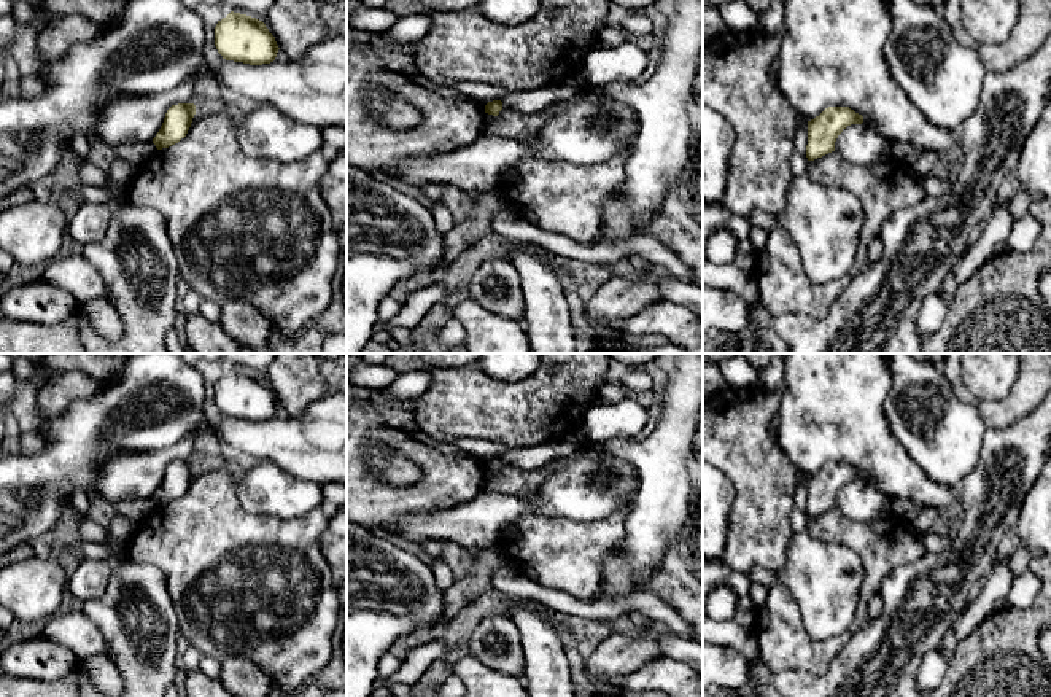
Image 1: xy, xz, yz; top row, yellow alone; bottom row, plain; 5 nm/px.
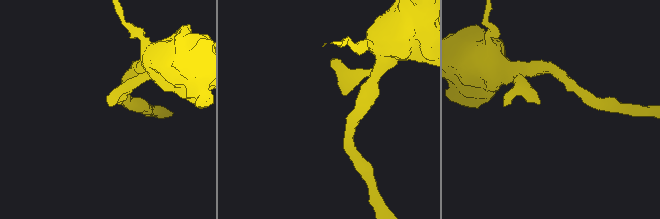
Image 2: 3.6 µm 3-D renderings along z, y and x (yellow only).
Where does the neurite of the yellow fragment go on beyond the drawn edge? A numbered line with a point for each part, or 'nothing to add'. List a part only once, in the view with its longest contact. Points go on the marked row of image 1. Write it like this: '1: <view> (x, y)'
nothing to add

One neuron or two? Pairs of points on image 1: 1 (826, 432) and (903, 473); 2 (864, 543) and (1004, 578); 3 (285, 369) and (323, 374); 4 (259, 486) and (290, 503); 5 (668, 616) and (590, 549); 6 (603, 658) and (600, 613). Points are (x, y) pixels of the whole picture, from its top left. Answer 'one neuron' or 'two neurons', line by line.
1: one neuron
2: two neurons
3: one neuron
4: one neuron
5: two neurons
6: two neurons

